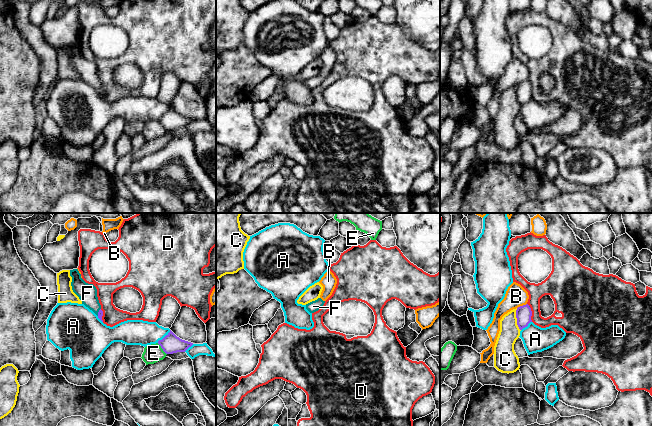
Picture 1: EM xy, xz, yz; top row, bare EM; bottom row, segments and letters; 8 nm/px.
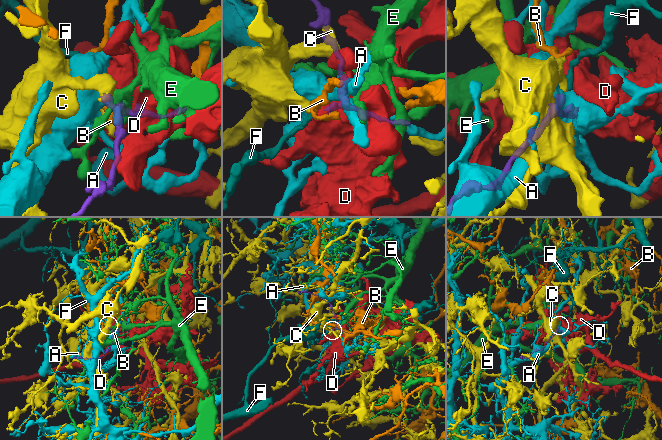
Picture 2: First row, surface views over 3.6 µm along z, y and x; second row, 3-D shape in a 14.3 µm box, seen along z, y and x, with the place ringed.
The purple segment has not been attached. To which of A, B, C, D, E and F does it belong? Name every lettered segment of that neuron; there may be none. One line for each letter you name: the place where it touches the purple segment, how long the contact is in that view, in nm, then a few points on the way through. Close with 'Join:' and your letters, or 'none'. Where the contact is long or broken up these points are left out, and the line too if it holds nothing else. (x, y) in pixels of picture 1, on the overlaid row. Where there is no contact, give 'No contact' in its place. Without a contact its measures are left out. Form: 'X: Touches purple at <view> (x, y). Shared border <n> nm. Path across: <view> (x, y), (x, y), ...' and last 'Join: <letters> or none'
F: Touches purple at xy (98, 312). Shared border 70 nm. Path across: xy (100, 313), (98, 312), (87, 293)
Join: F

